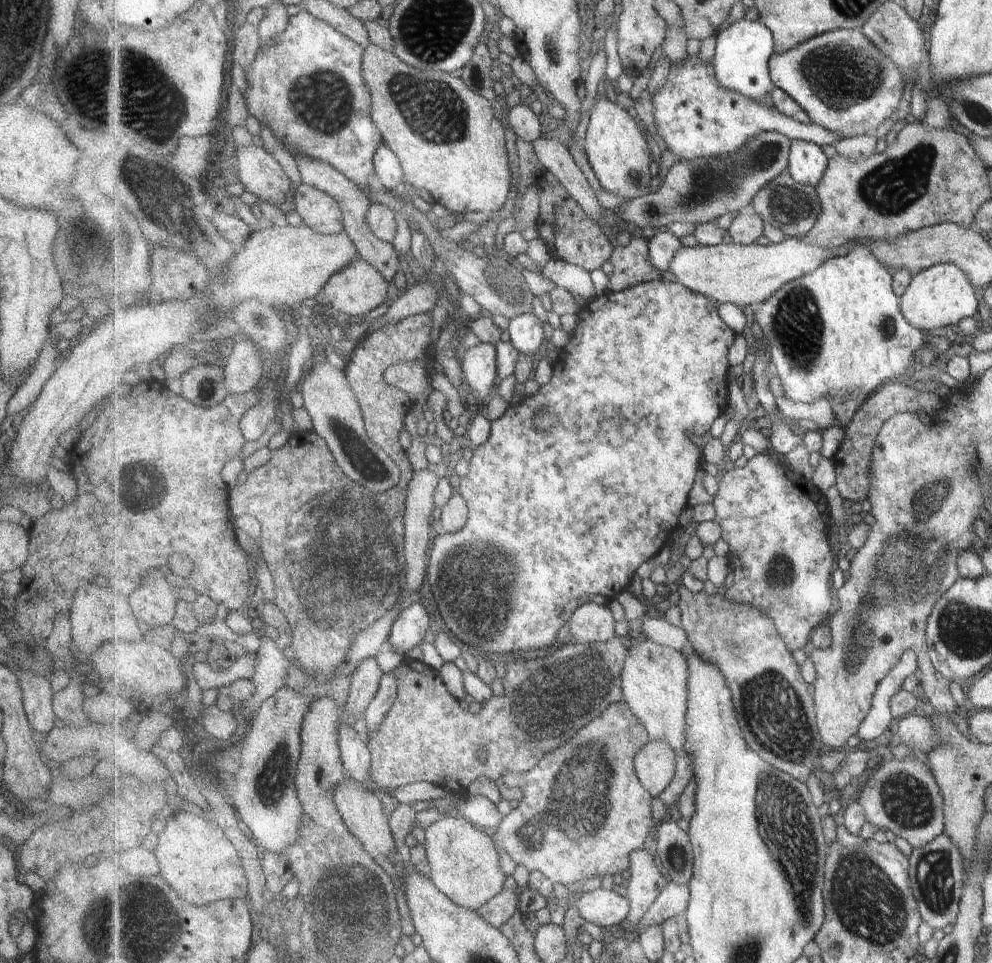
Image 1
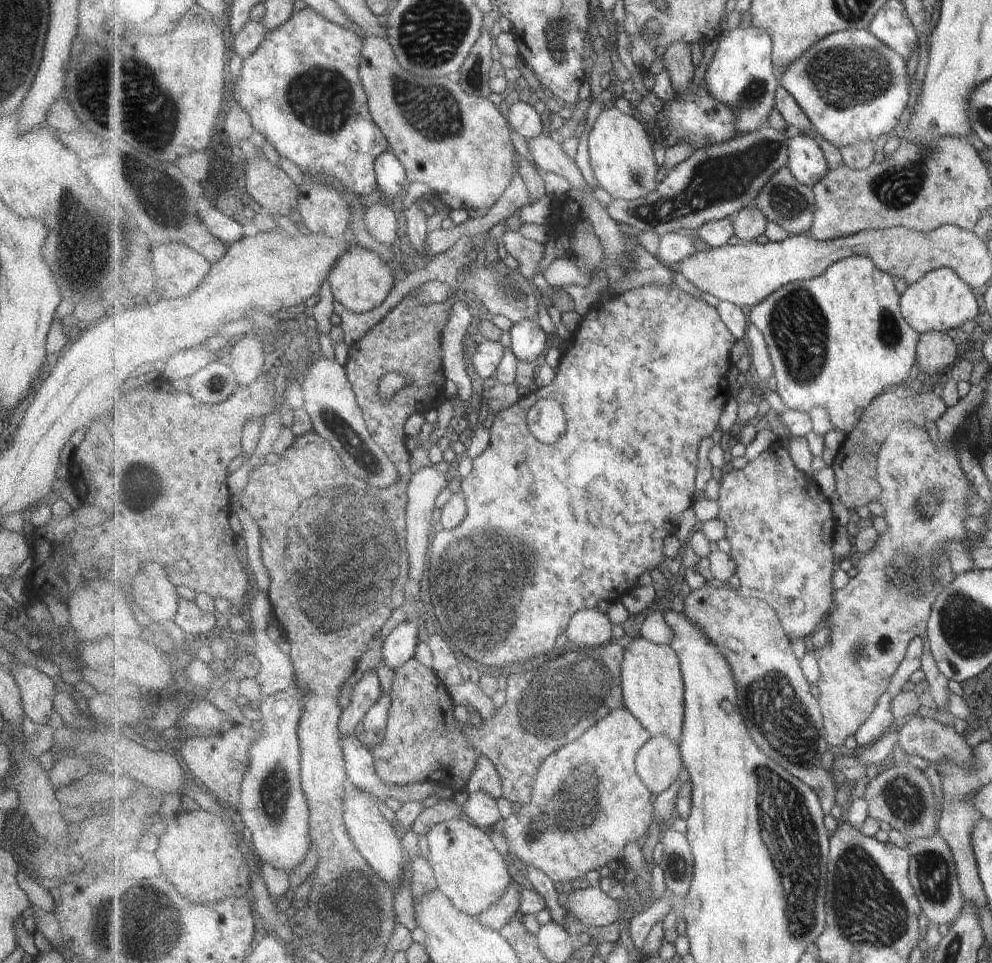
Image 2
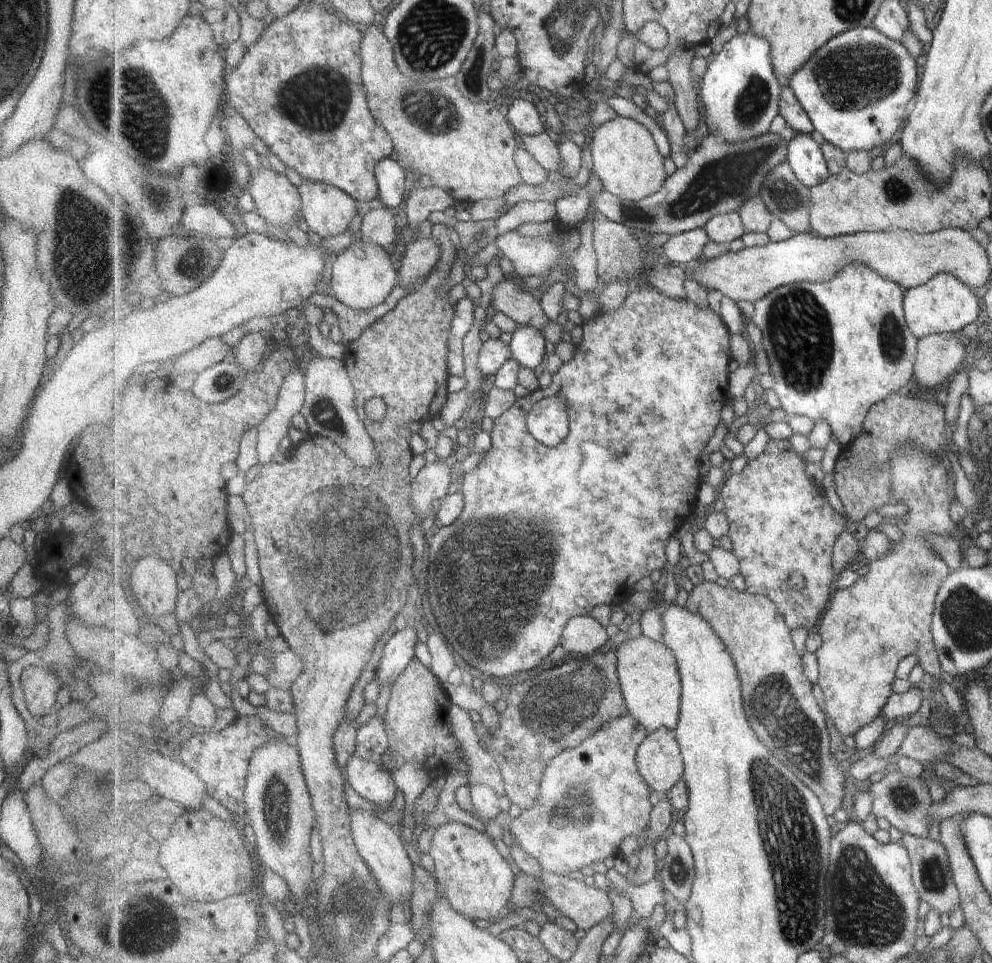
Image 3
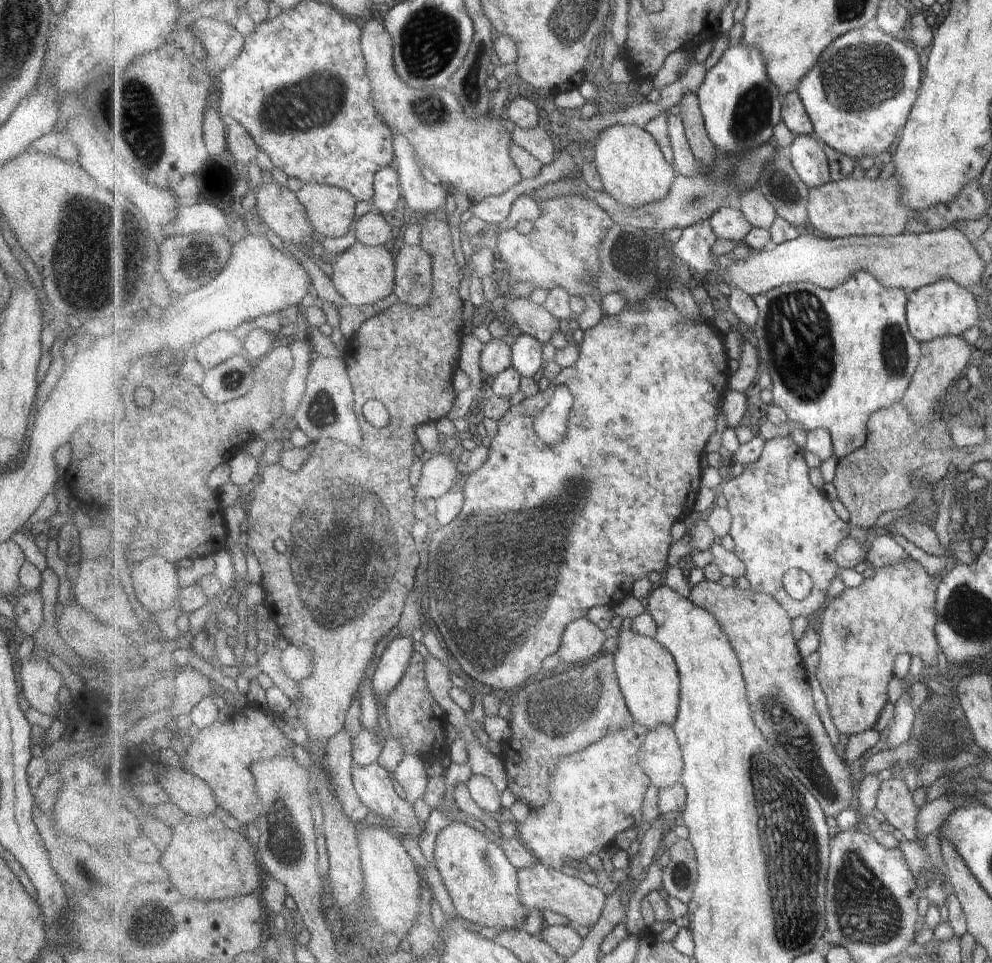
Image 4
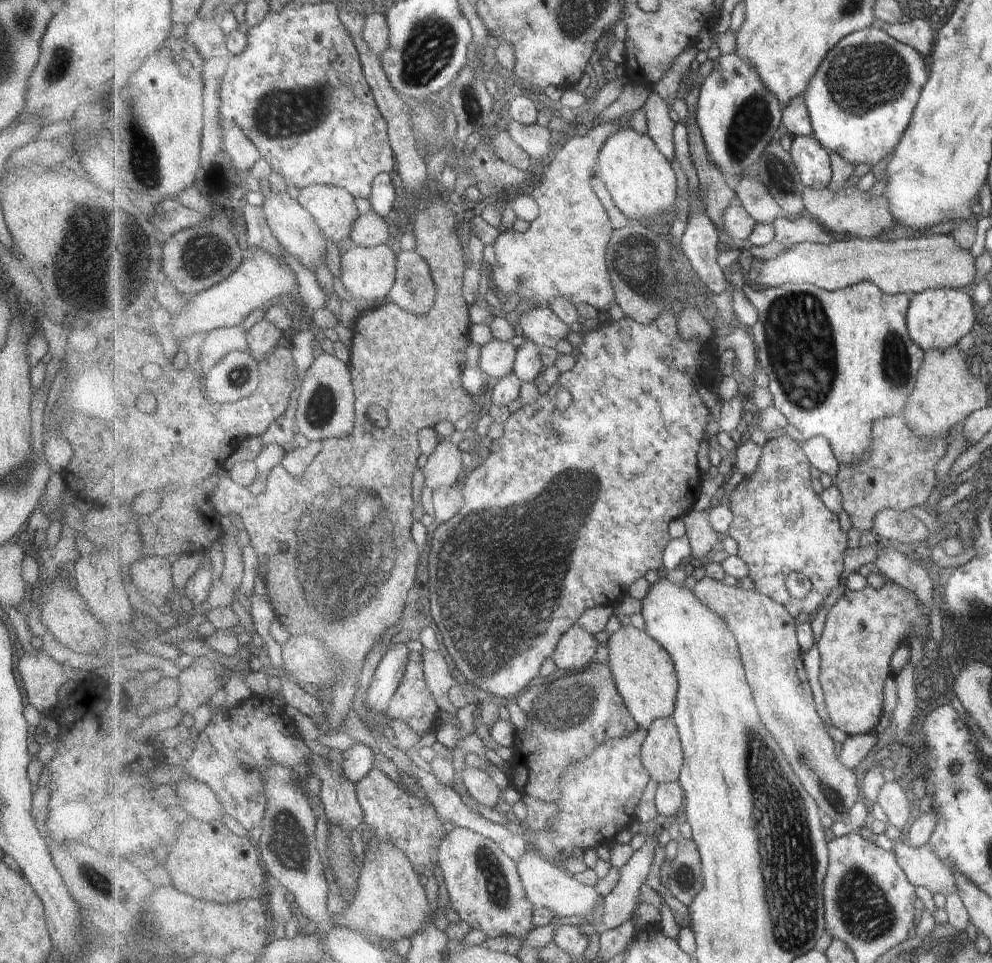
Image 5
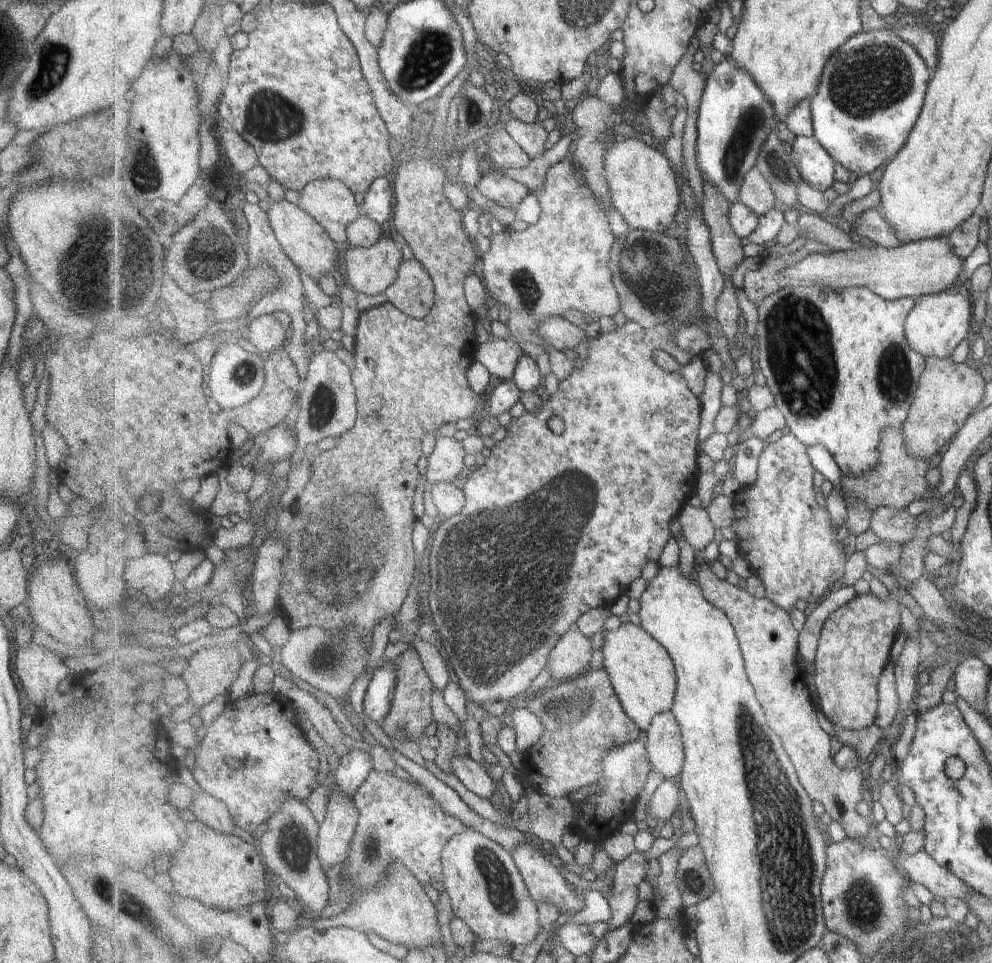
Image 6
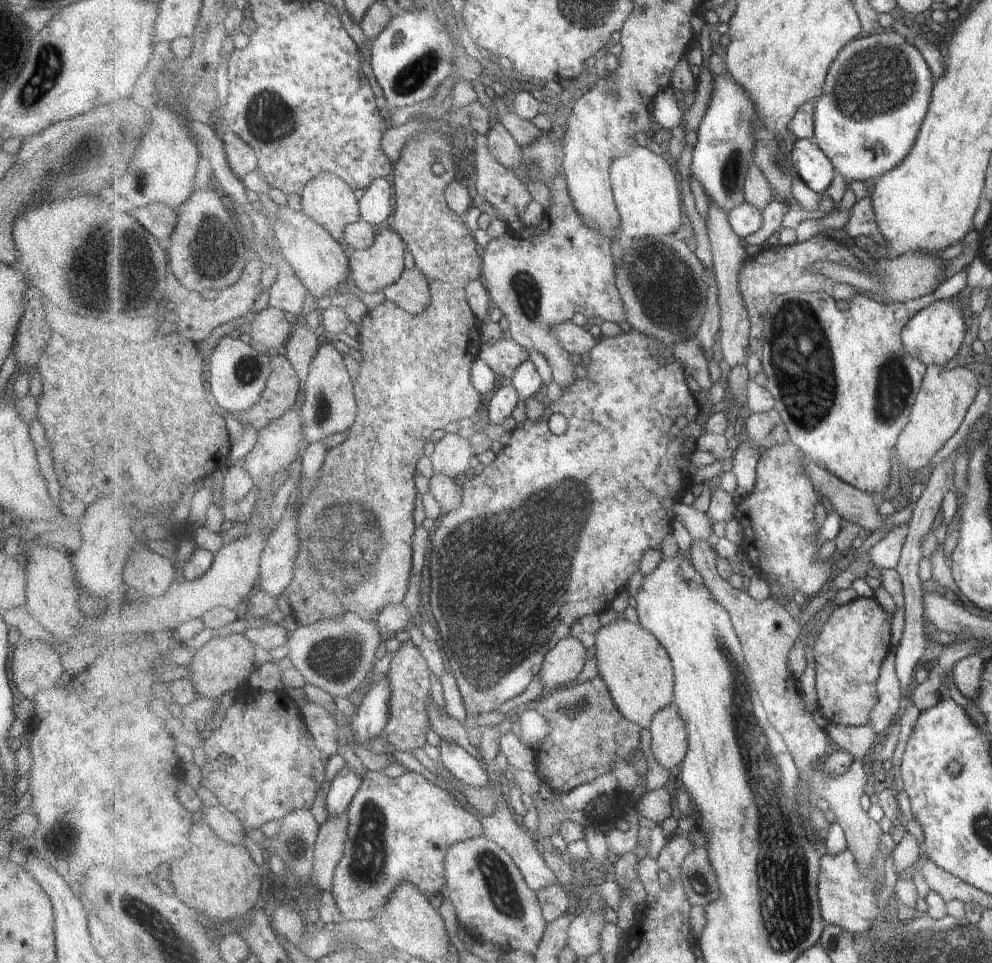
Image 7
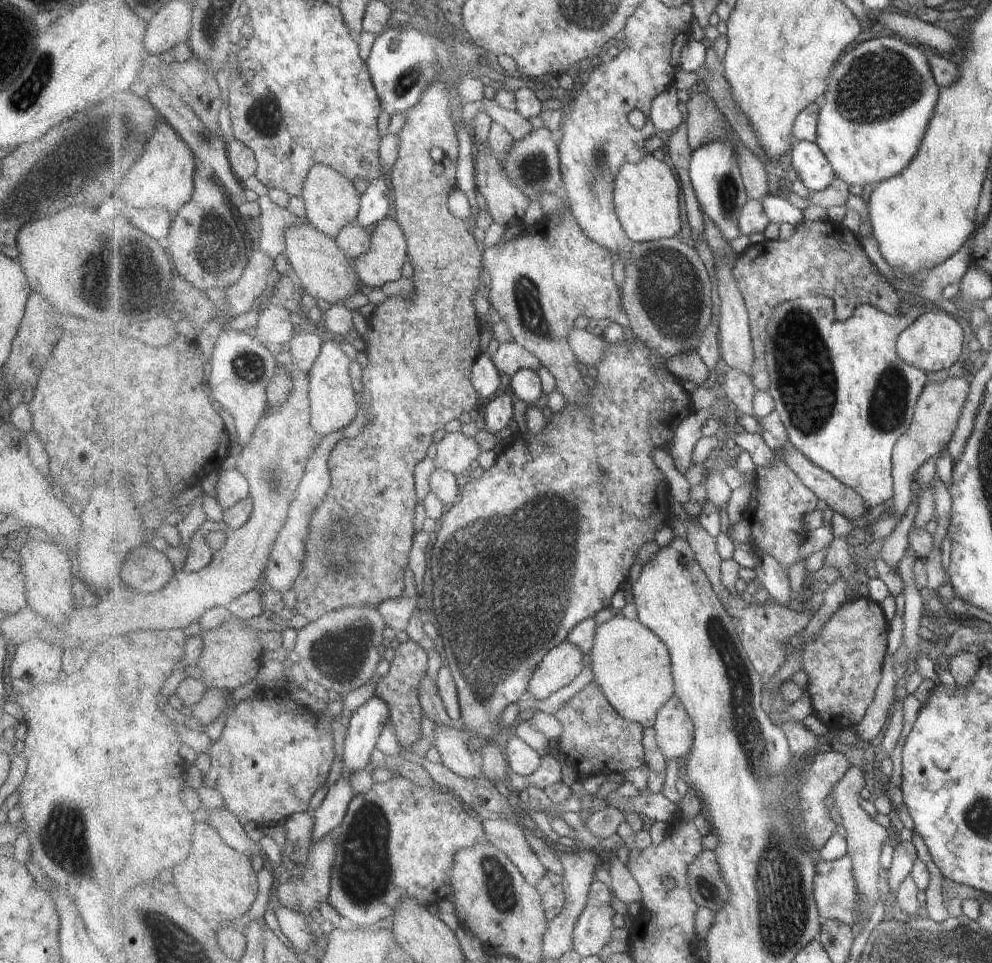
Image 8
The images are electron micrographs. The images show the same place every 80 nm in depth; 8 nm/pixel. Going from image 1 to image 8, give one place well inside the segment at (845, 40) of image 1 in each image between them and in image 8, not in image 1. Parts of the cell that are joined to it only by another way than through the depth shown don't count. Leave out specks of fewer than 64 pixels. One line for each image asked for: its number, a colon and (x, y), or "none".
2: (853, 87)
3: (855, 89)
4: (858, 94)
5: (860, 101)
6: (871, 92)
7: (877, 94)
8: (879, 101)

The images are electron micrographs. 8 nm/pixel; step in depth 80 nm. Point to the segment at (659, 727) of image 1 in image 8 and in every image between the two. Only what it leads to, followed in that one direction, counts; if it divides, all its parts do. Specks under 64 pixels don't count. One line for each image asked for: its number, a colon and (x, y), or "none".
2: (652, 679)
3: (650, 678)
4: (649, 677)
5: (646, 676)
6: (642, 671)
7: (638, 670)
8: (633, 666)

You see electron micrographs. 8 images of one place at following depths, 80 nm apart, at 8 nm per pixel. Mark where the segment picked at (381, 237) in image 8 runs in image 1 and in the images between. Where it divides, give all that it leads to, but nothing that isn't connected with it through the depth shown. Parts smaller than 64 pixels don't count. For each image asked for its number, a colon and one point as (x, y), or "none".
1: (354, 292)
2: (361, 281)
3: (363, 276)
4: (365, 275)
5: (366, 272)
6: (371, 270)
7: (382, 265)

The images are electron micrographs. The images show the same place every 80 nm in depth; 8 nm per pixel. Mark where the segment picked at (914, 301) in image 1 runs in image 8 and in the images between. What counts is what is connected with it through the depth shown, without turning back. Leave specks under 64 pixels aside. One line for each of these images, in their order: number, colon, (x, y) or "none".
2: (940, 300)
3: (943, 304)
4: (943, 309)
5: (937, 318)
6: (937, 323)
7: (932, 336)
8: (932, 342)

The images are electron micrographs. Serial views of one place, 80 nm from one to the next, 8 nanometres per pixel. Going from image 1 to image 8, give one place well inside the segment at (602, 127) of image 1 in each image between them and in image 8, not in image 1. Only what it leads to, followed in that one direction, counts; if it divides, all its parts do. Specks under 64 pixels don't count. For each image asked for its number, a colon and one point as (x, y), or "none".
2: (621, 153)
3: (625, 159)
4: (633, 169)
5: (643, 186)
6: (643, 184)
7: (646, 190)
8: (647, 193)

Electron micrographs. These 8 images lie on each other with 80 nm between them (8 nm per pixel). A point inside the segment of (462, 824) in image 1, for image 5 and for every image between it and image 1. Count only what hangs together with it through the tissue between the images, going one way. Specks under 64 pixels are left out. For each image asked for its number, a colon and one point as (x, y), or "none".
2: (469, 870)
3: (479, 883)
4: (482, 880)
5: (484, 883)

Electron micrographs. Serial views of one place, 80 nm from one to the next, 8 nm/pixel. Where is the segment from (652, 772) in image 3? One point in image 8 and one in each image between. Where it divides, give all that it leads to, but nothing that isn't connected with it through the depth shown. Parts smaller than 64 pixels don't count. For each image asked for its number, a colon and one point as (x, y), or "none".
4: (661, 757)
5: (663, 754)
6: (666, 749)
7: (670, 744)
8: (674, 729)

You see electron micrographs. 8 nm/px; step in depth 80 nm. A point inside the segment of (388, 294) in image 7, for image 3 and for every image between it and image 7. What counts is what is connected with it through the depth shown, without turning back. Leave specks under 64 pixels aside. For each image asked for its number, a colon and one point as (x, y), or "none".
3: (420, 257)
4: (413, 285)
5: (414, 291)
6: (414, 292)

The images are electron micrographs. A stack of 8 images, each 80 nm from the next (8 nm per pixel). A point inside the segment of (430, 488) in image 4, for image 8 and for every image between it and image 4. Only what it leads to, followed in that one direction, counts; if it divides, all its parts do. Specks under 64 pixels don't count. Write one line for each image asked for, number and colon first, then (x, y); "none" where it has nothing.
5: (443, 467)
6: (448, 461)
7: (452, 455)
8: (456, 451)

